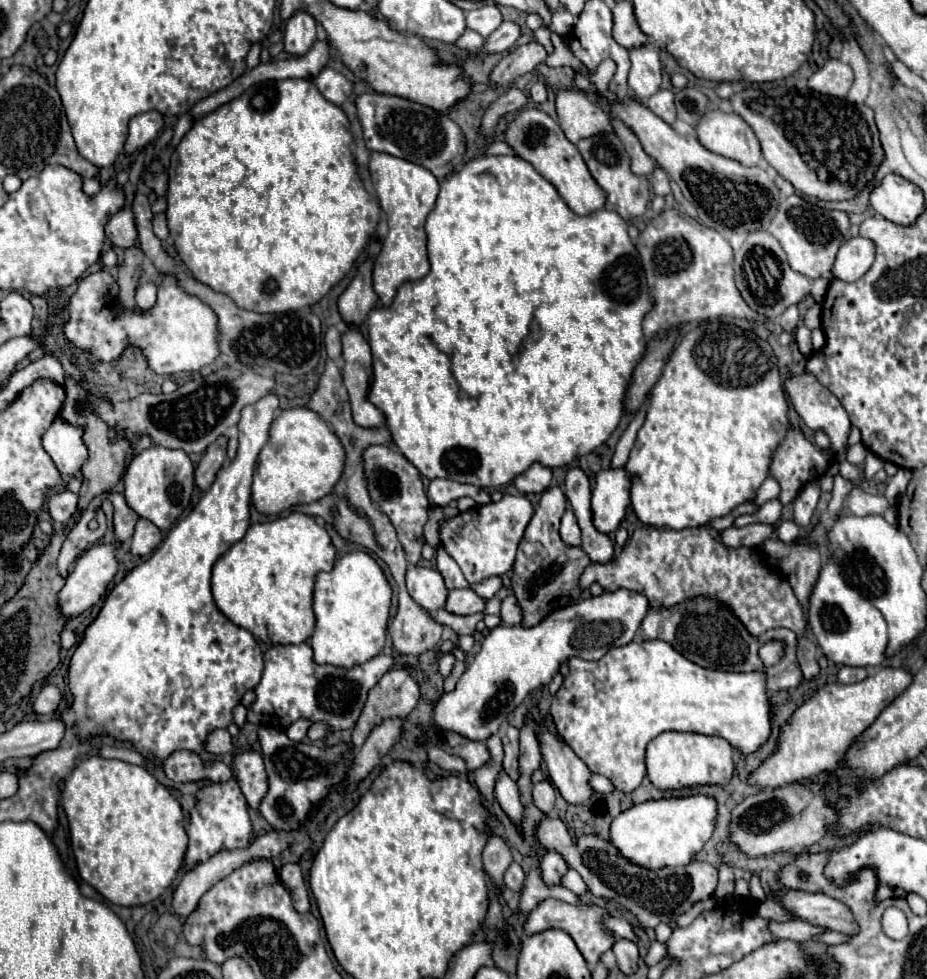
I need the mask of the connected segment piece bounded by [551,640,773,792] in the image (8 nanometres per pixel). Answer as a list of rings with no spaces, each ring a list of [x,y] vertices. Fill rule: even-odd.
[[[661,640],[629,642],[621,648],[611,648],[597,662],[571,658],[569,676],[553,696],[551,714],[561,738],[585,764],[591,764],[593,772],[609,778],[617,790],[633,792],[645,778],[645,746],[661,732],[675,730],[721,736],[743,754],[755,754],[771,736],[773,710],[765,682],[765,672],[745,674],[701,668]]]

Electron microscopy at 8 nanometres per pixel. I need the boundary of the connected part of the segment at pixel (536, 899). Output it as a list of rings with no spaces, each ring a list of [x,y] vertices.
[[[531,868],[527,872],[527,880],[525,886],[521,890],[521,898],[519,898],[519,912],[521,914],[529,914],[533,908],[539,906],[539,902],[547,900],[547,898],[557,898],[569,904],[577,904],[579,896],[573,894],[571,890],[563,888],[563,886],[549,886],[543,882],[541,878],[541,870],[539,868]]]

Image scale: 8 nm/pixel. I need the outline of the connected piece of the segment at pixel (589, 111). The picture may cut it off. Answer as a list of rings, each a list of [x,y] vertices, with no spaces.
[[[559,90],[555,98],[557,122],[565,132],[567,140],[577,144],[585,136],[595,136],[597,132],[611,132],[609,116],[601,112],[597,102],[591,102],[585,94],[577,90]]]

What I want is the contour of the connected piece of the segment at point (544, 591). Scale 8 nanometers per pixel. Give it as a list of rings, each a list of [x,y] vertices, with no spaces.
[[[557,486],[545,490],[517,550],[513,576],[511,576],[511,588],[521,606],[521,612],[523,612],[521,626],[525,628],[537,626],[547,614],[561,610],[581,598],[579,576],[583,574],[583,570],[587,568],[591,560],[583,550],[567,546],[559,538],[559,520],[563,512],[565,512],[563,490]]]

